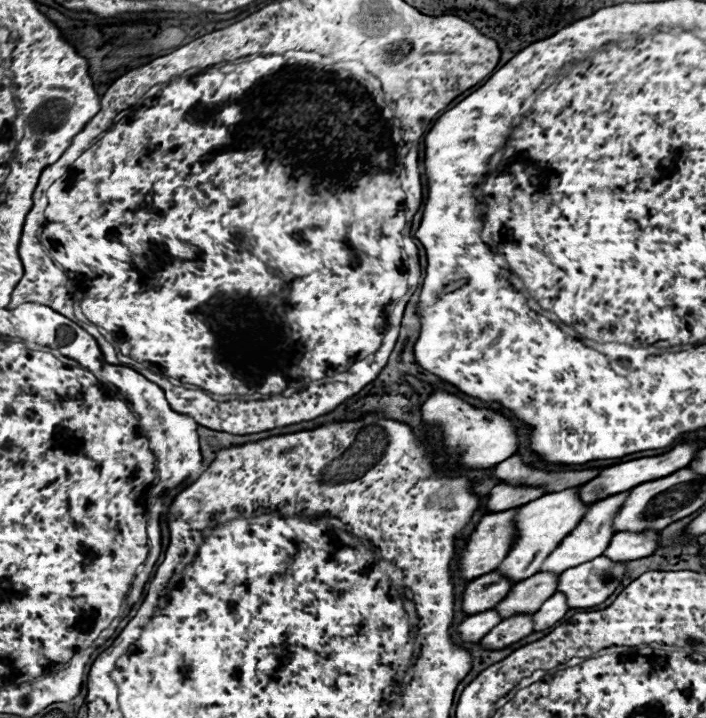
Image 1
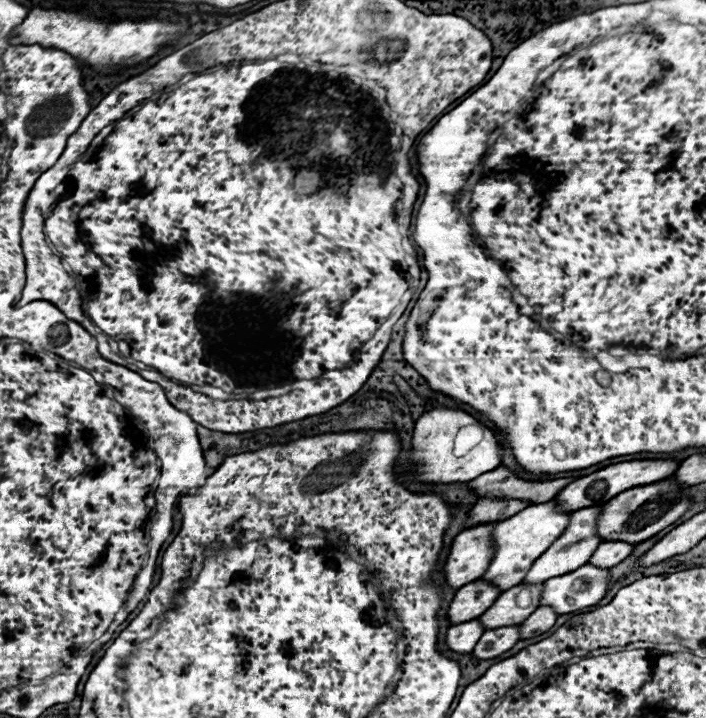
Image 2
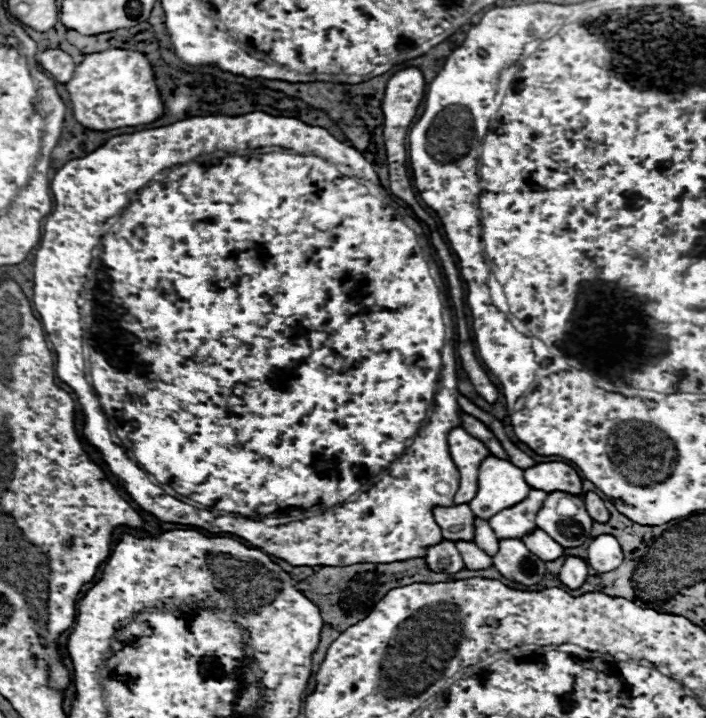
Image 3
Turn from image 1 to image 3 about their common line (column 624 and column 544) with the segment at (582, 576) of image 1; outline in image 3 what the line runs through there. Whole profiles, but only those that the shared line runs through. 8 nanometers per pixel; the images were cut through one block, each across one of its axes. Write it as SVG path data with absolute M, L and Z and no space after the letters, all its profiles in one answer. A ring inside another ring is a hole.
M502 538L498 546L500 554L492 556L492 562L504 578L516 580L524 586L534 586L544 578L544 562L528 552L528 548L518 538Z

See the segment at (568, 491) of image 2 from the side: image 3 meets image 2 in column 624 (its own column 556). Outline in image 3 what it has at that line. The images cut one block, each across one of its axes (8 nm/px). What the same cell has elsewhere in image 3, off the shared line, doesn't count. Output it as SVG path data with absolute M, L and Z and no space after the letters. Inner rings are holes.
M564 462L534 464L528 470L524 470L524 478L528 486L544 490L544 492L560 490L568 494L582 494L582 482L578 472Z

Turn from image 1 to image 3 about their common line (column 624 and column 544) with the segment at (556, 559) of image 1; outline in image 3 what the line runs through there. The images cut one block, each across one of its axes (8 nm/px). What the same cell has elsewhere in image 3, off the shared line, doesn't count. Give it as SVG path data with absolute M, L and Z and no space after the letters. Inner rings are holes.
M530 488L528 496L520 504L500 510L498 514L494 514L488 520L488 524L492 526L492 530L498 538L522 538L526 532L536 528L534 518L538 514L544 498L546 498L544 490Z

